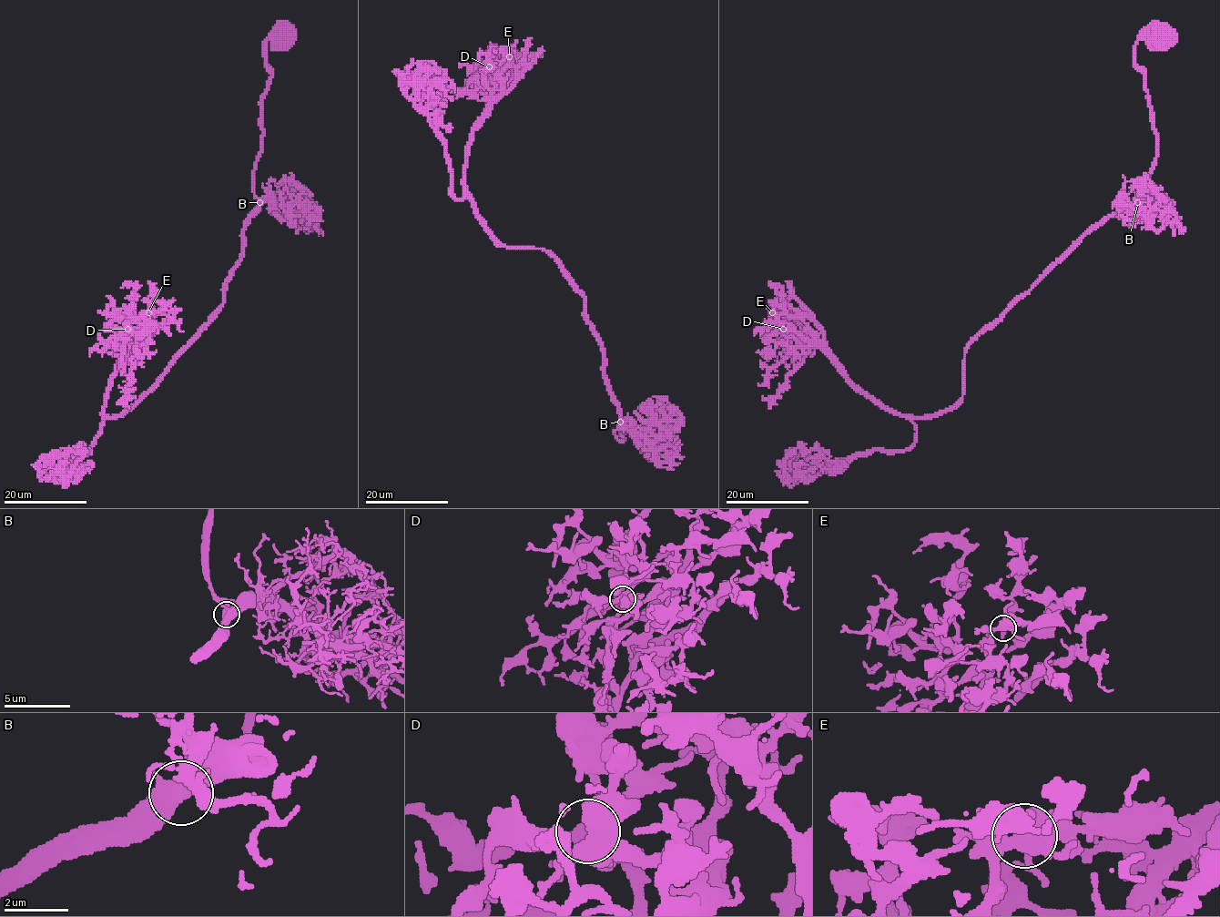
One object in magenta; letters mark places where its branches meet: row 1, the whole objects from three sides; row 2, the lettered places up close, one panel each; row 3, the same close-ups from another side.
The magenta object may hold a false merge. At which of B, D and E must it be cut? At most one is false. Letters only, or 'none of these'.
none of these

